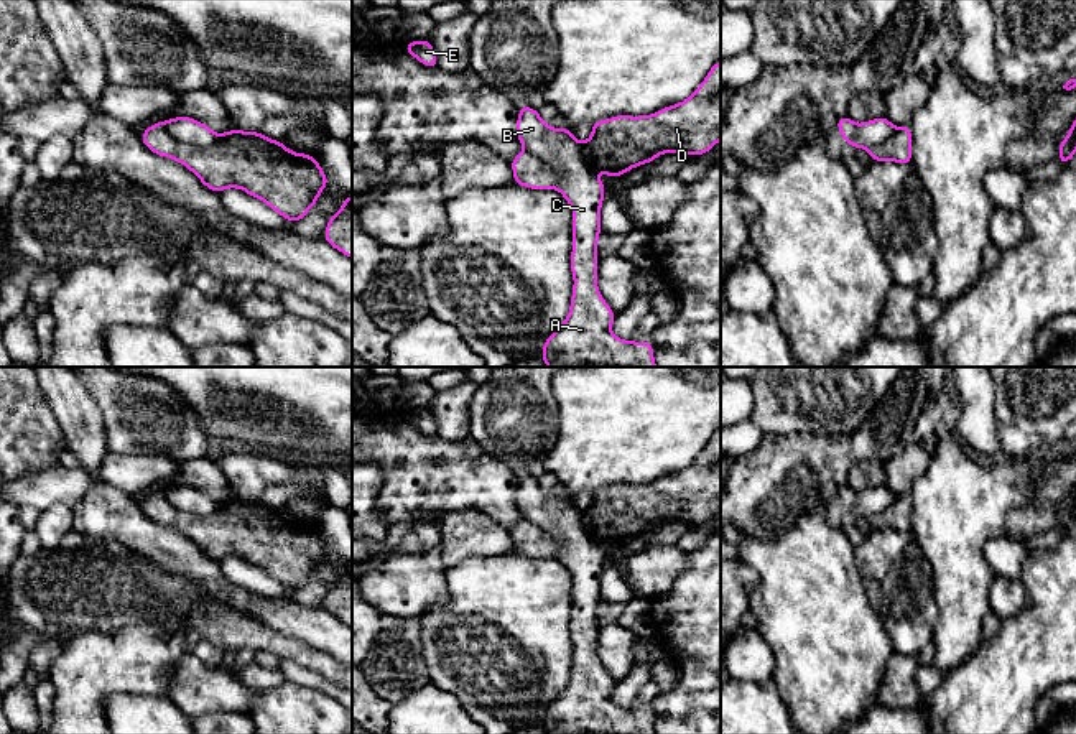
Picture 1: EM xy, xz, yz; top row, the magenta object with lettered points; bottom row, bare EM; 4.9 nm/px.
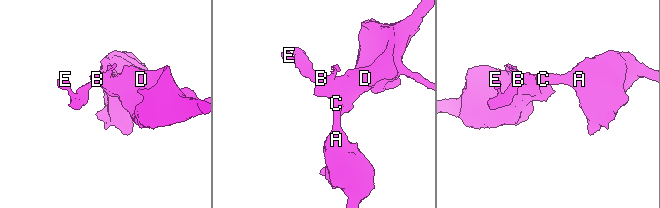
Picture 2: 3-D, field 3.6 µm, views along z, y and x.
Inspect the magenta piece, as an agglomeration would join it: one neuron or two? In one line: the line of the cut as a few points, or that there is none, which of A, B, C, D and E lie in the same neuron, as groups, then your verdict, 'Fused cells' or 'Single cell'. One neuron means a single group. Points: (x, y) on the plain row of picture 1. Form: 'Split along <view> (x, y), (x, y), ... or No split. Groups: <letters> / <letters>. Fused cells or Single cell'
Split along xy (163, 491), (175, 507), (201, 515), (209, 515), (221, 504). Groups: A B C E / D. Fused cells

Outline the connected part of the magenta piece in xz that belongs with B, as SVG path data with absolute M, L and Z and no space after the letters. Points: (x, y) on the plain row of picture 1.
M520 476L517 487L517 507L523 517L535 522L550 533L559 545L558 560L573 578L573 619L571 642L574 647L573 665L568 686L551 701L543 714L541 727L546 734L656 734L653 713L650 709L635 711L619 708L610 701L615 681L602 667L597 657L597 609L601 604L601 574L605 553L589 538L582 527L581 512L574 507L569 495L553 497L541 489L536 477Z

